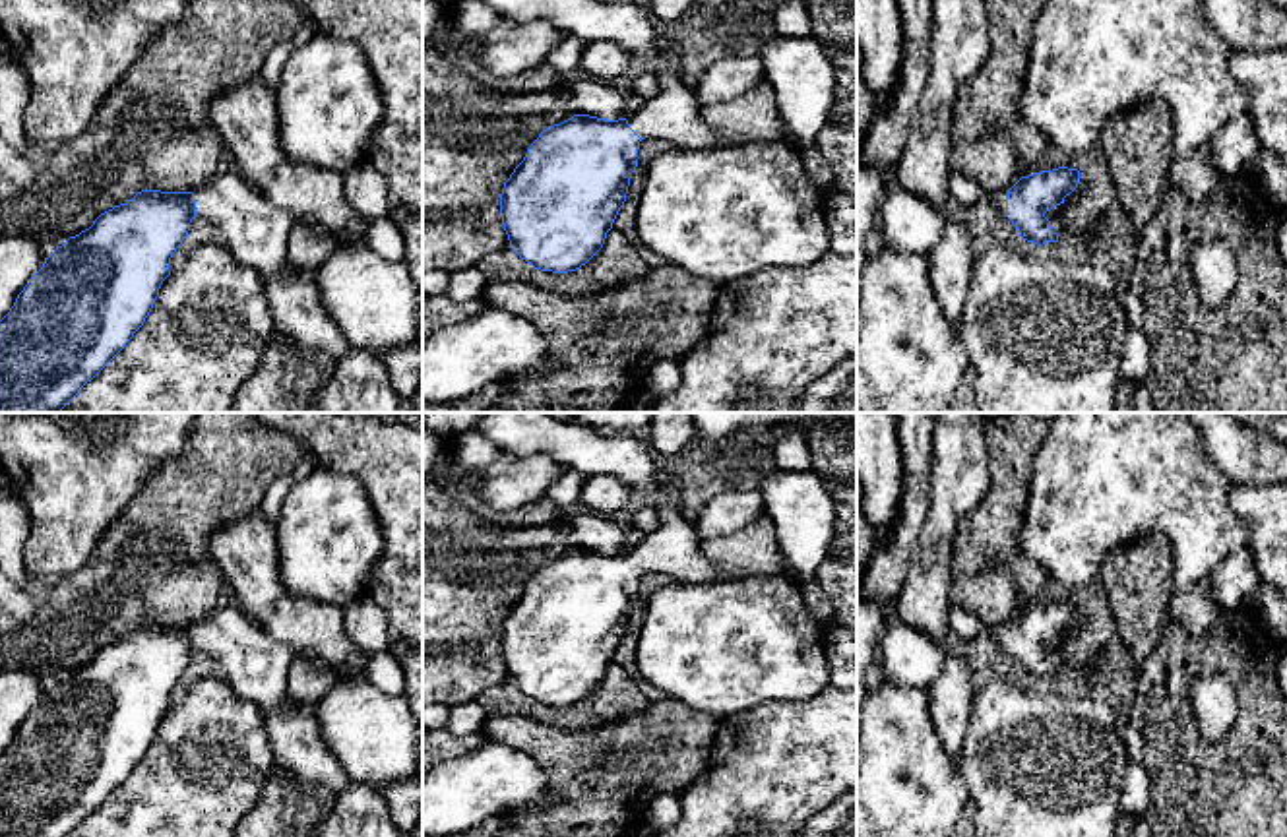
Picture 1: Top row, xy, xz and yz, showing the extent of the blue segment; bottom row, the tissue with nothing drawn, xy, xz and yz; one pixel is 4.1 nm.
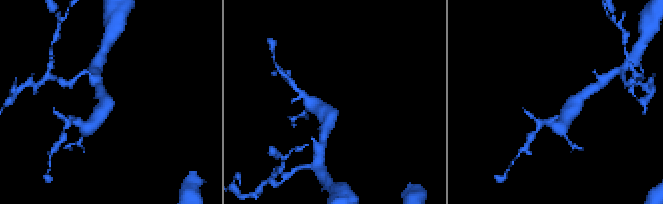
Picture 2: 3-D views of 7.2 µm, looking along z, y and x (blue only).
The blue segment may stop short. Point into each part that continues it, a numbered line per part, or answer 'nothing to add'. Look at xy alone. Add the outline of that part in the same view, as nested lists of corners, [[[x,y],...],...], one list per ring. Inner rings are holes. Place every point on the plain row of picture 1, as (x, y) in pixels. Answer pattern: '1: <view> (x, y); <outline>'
1: xy (254, 665); [[[236,604],[209,612],[194,628],[196,651],[213,657],[221,676],[242,699],[277,711],[287,699],[287,672],[295,653],[271,639]]]

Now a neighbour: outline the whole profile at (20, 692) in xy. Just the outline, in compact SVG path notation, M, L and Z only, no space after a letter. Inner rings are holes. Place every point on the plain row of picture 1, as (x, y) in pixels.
M23 670L0 672L0 754L43 698L45 692L37 674Z

